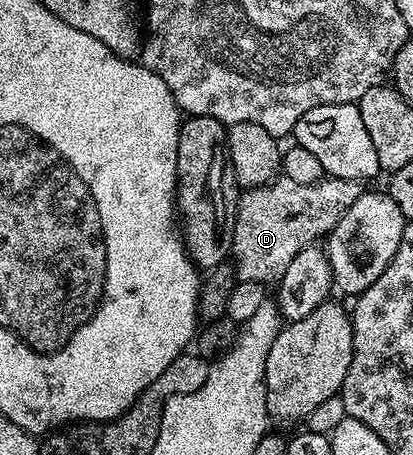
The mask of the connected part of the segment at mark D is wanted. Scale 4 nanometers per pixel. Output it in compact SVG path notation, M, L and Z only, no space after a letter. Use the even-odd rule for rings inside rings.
M276 176L263 186L243 190L235 202L235 227L231 233L229 255L236 279L241 282L278 283L293 256L316 239L326 239L337 220L353 208L364 192L364 187L358 182L330 176L320 178L314 186Z

